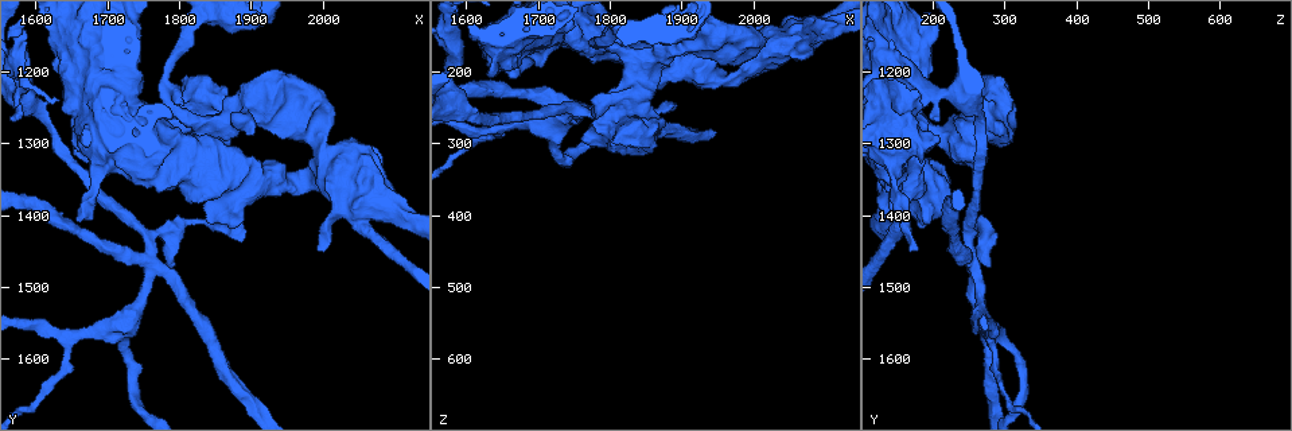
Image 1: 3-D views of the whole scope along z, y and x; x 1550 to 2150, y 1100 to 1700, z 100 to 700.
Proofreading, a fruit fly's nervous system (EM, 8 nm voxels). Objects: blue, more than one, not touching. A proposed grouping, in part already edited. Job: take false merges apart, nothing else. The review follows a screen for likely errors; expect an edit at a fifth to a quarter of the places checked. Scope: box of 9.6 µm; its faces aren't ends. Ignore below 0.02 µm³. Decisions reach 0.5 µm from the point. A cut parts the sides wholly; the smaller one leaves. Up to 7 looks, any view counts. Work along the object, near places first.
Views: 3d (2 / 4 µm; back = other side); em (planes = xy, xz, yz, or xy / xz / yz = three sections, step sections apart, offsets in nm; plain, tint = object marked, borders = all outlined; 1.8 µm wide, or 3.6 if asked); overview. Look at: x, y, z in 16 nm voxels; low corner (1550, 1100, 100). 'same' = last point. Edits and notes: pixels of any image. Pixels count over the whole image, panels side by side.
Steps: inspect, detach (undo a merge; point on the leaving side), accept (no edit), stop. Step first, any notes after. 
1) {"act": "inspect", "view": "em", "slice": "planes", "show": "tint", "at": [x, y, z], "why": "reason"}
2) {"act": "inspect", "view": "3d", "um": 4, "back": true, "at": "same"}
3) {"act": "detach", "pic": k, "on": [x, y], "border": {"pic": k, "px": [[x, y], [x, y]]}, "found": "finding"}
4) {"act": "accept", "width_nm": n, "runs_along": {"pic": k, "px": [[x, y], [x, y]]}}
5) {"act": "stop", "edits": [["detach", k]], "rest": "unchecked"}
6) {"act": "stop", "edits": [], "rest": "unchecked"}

{"act": "inspect", "view": "3d", "um": 4, "at": [1760, 1470, 255], "why": "sharp bend"}

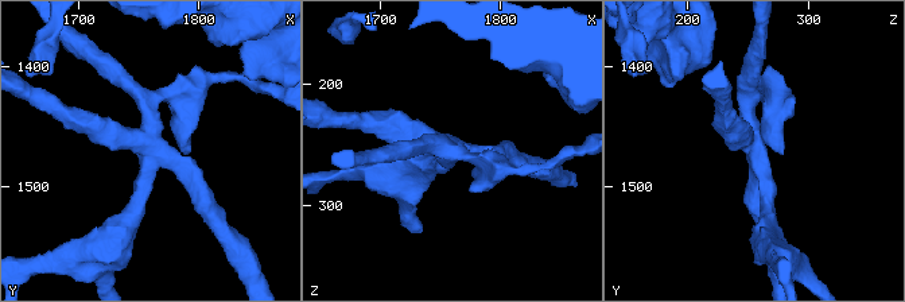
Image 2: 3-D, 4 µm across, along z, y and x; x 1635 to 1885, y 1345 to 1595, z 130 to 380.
{"act": "inspect", "view": "em", "slice": "yz", "step": 8, "show": "tint", "at": [1758, 1468, 256]}

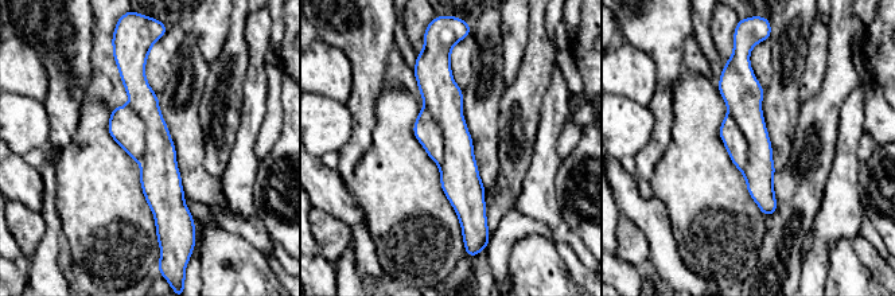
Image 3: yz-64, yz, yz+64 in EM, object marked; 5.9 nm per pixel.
{"act": "inspect", "view": "em", "slice": "planes", "show": "tint", "at": "same"}

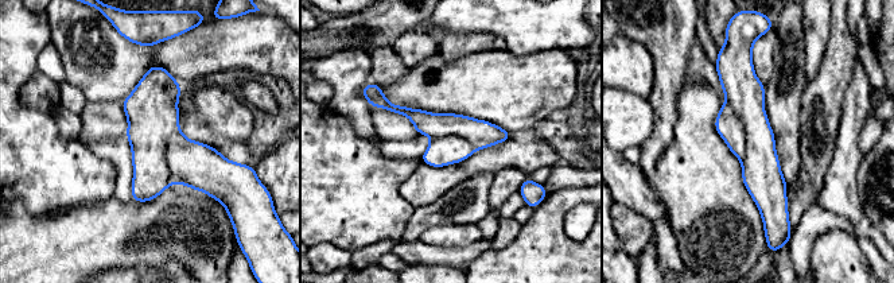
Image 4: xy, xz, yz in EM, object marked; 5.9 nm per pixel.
{"act": "detach", "pic": 4, "on": [727, 124], "width_nm": 280, "border": {"pic": 4, "px": [[726, 101], [746, 135], [741, 161]]}, "found": "a second neuron is stuck on"}

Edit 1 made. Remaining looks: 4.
{"act": "inspect", "view": "em", "um": 3.6, "slice": "xy", "step": 8, "show": "tint", "at": [2005, 1320, 165], "why": "abrupt turn"}

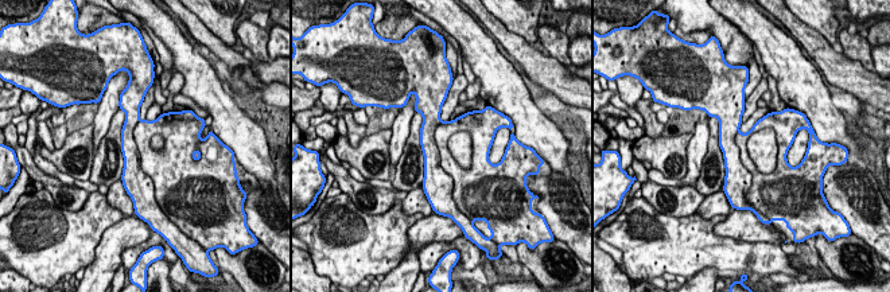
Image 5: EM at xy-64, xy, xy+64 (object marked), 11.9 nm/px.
{"act": "inspect", "view": "em", "um": 3.6, "slice": "planes", "show": "borders", "at": "same", "why": "another direction"}

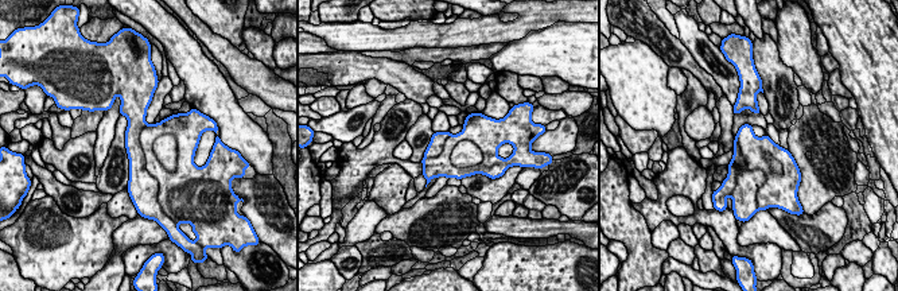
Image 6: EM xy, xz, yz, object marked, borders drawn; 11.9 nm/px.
{"act": "detach", "pic": 6, "on": [164, 147], "found": "two neurons meet here"}

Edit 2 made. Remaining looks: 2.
{"act": "inspect", "view": "overview"}

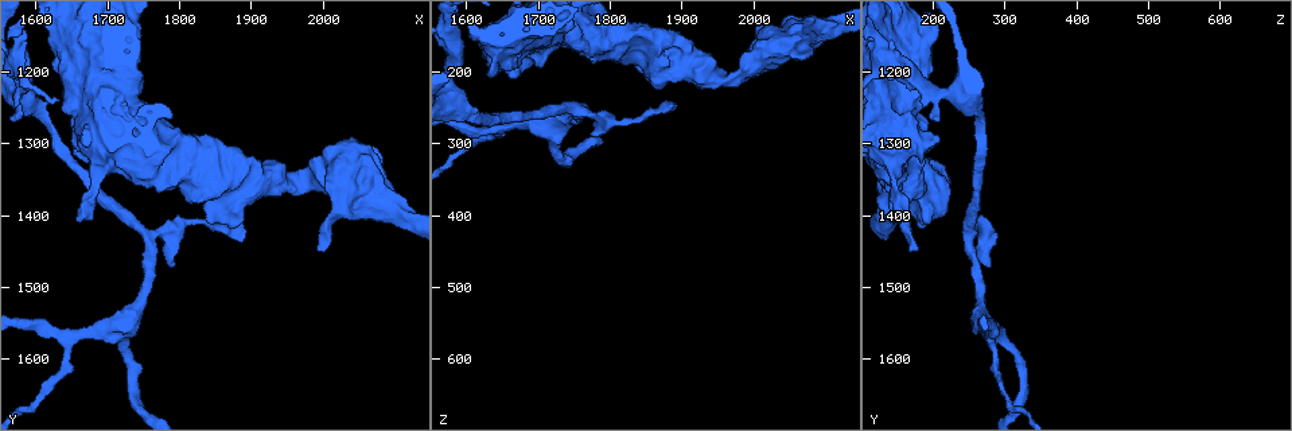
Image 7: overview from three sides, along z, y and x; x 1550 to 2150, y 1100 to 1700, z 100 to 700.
{"act": "inspect", "view": "em", "um": 3.6, "slice": "planes", "show": "borders", "at": [1655, 1155, 150], "why": "calibre changes"}

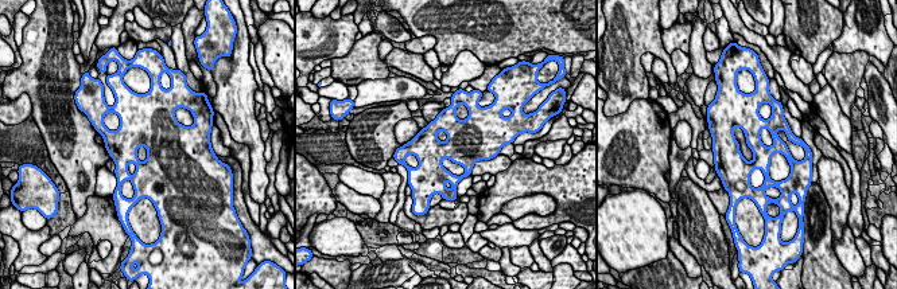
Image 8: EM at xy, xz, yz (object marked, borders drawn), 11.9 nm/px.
{"act": "accept", "runs_along": {"pic": 8, "px": [[746, 104], [727, 124], [746, 182]]}, "found": "all the same neuron"}

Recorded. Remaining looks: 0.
{"act": "stop", "edits": [["detach", 4], ["detach", 6]], "rest": "unchecked"}

